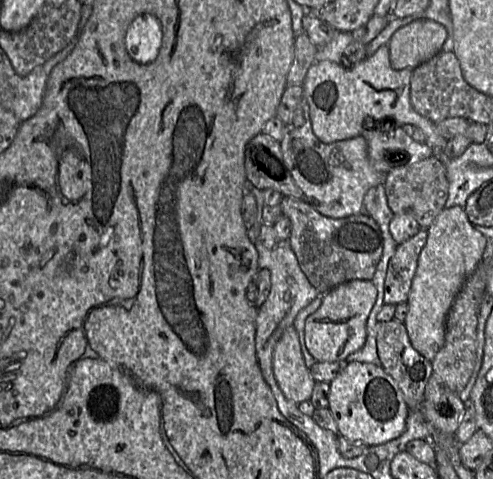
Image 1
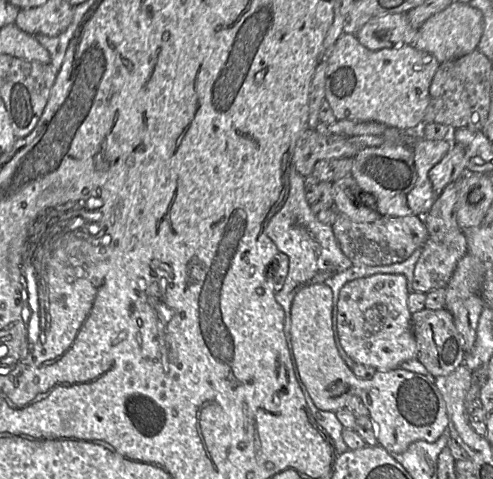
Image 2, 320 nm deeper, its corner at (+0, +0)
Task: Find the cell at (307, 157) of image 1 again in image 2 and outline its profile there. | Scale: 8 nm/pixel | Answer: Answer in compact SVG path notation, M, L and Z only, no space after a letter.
M423 137L413 145L385 144L366 147L353 157L351 176L364 193L375 198L375 209L381 216L425 215L438 195L432 188L429 171L449 152L451 142Z

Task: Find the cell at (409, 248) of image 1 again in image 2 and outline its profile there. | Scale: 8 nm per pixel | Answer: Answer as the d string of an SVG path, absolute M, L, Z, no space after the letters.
M455 229L439 237L440 242L430 238L414 269L411 292L427 294L445 289L458 261L467 254L467 242L462 230Z

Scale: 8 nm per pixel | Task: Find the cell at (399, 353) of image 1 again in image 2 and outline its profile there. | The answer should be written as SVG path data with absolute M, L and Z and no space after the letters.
M424 308L412 314L412 331L417 344L417 359L433 378L452 373L464 362L464 340L456 329L452 313L443 308L430 310Z

